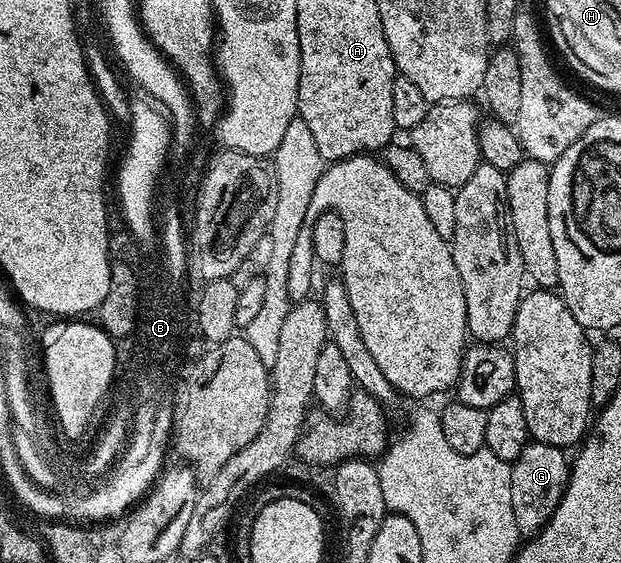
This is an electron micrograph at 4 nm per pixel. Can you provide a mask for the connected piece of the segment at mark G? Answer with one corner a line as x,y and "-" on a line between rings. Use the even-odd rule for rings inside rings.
531,440
523,448
519,458
512,463
511,510
514,511
517,533
523,538
532,538
541,532
558,508
562,494
569,484
570,463
566,453
547,443

